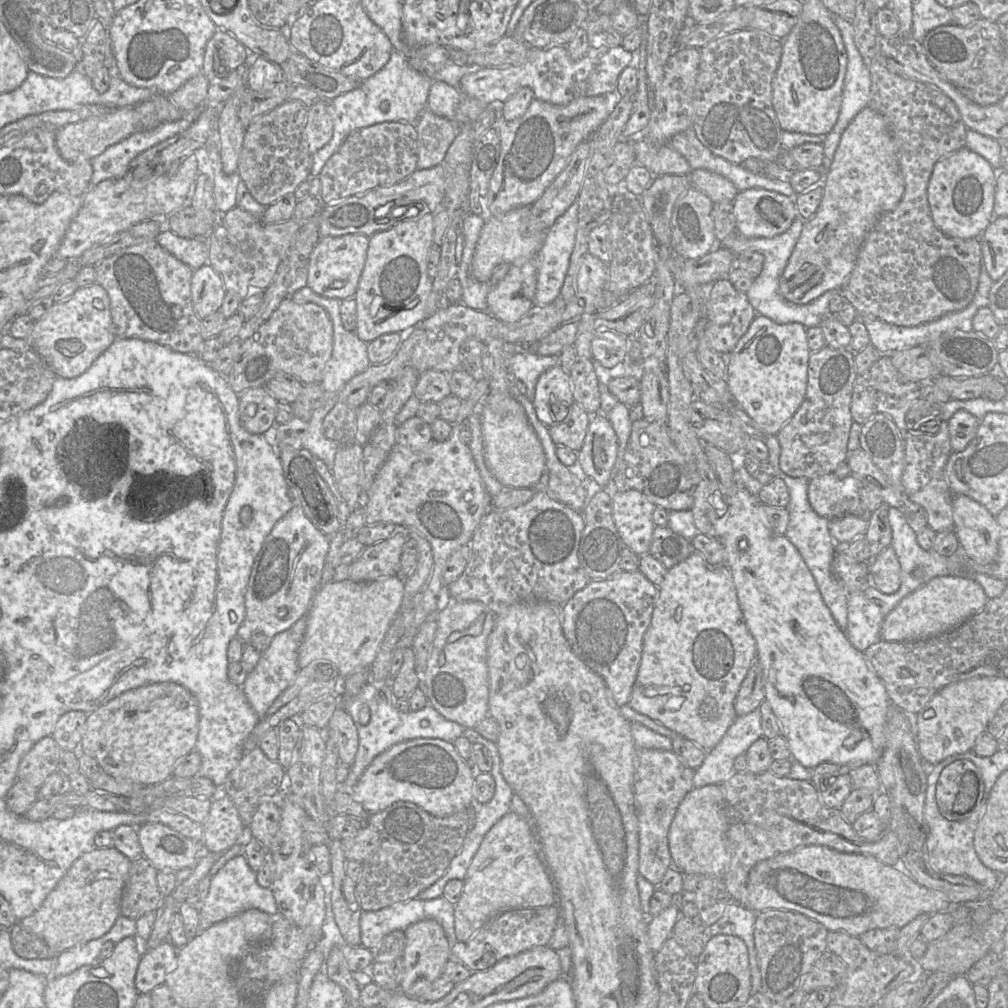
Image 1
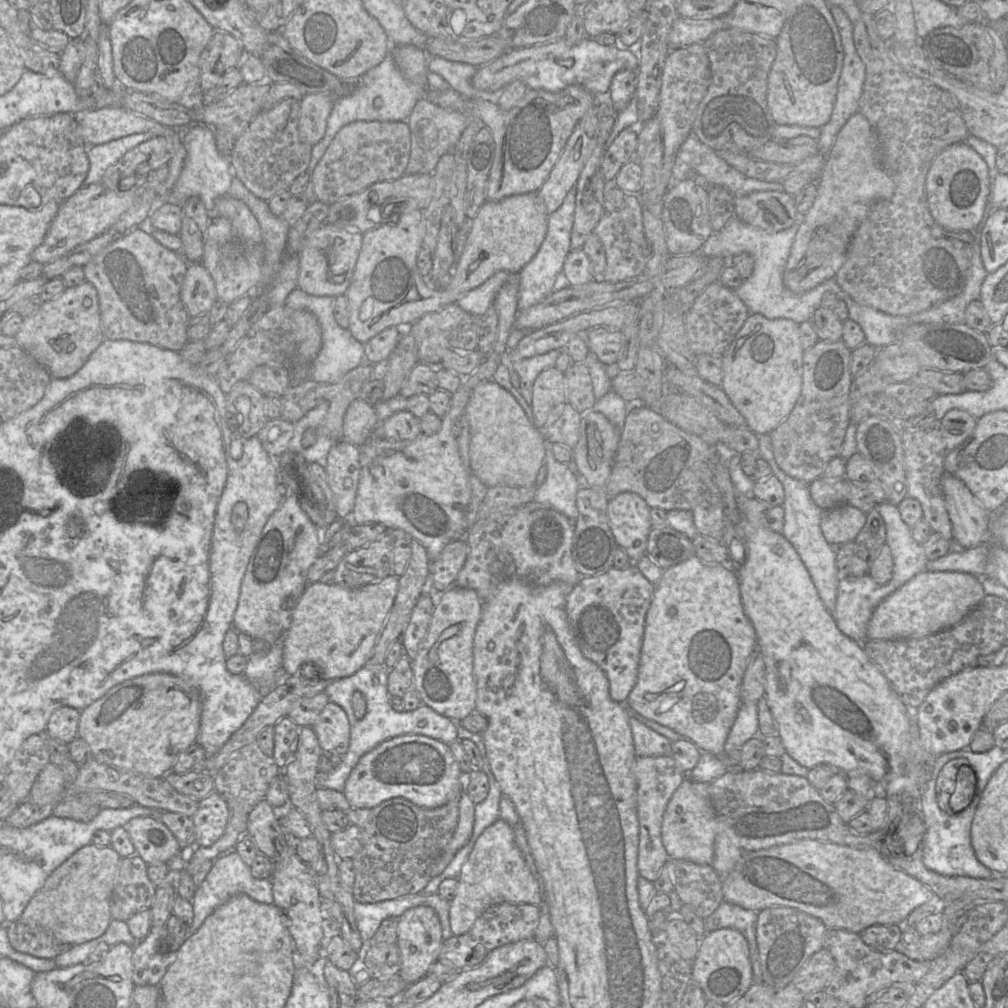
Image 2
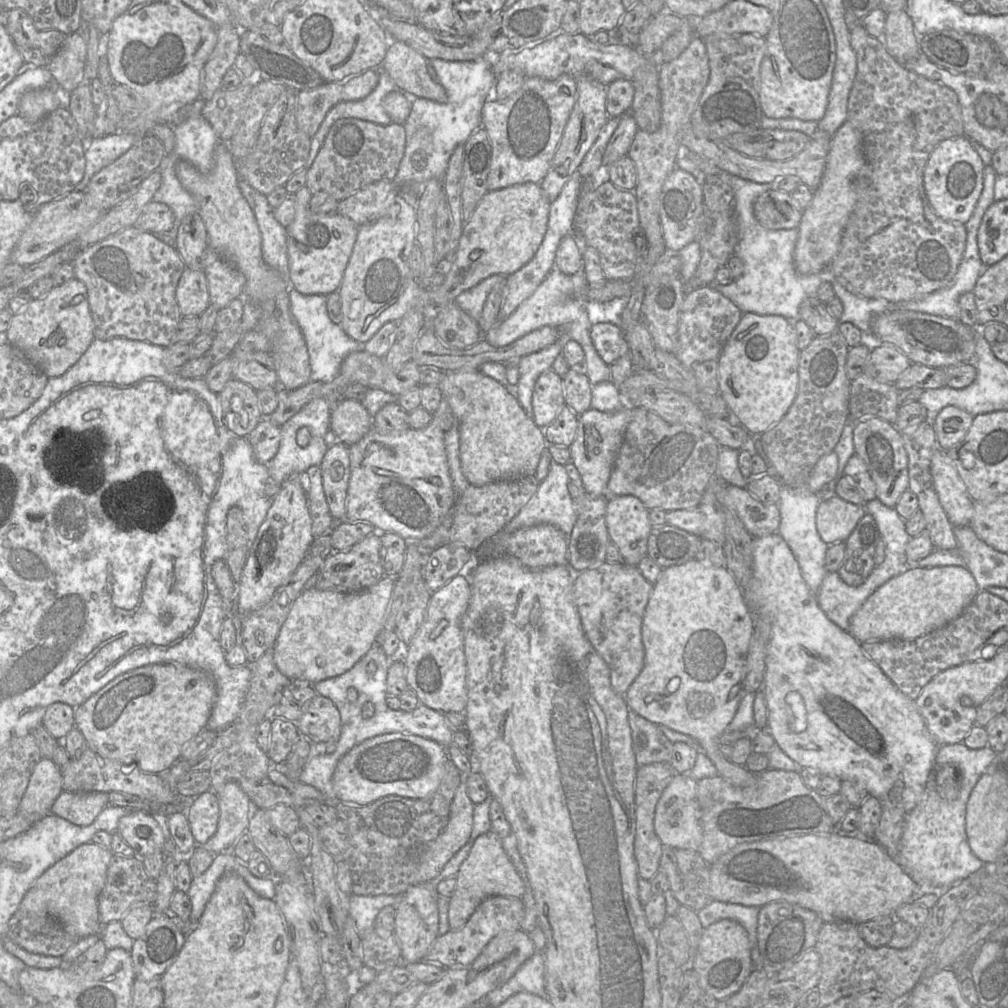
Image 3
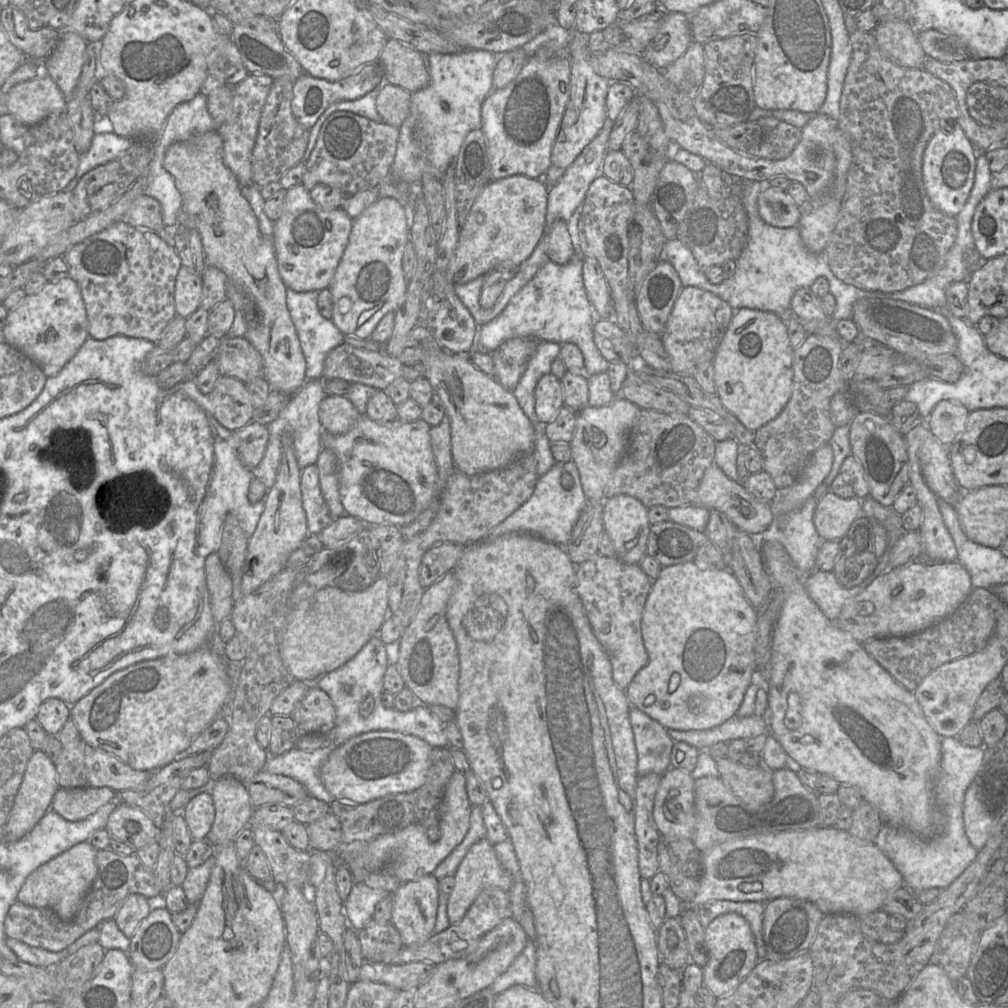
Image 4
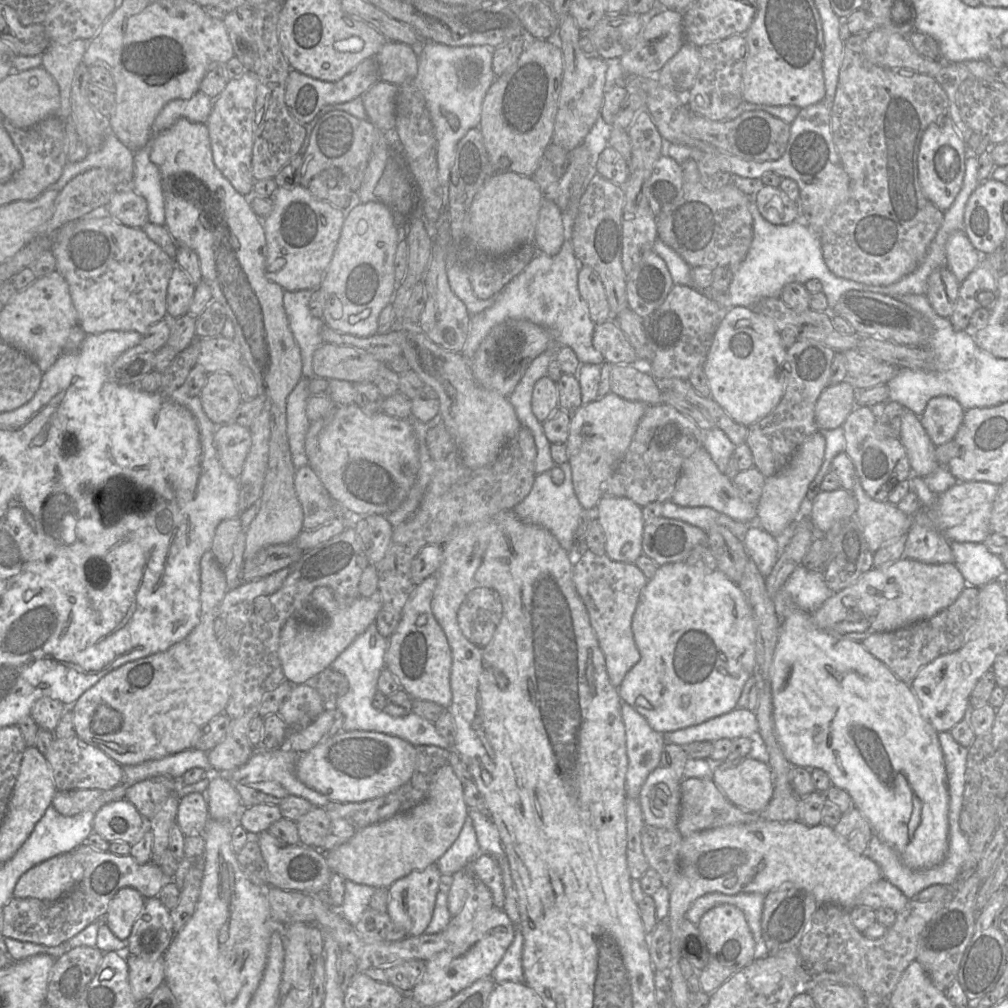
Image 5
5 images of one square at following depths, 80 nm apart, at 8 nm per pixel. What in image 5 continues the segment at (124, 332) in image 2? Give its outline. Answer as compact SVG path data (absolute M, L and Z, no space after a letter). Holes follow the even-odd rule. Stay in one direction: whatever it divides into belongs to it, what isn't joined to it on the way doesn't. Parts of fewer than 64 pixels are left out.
M104 207L94 209L90 213L63 225L54 235L51 252L56 259L56 271L65 278L69 285L72 302L78 316L78 325L86 335L99 334L109 330L134 331L143 335L151 325L167 317L167 289L173 270L177 266L176 260L168 256L141 228L128 227L118 222L106 214Z

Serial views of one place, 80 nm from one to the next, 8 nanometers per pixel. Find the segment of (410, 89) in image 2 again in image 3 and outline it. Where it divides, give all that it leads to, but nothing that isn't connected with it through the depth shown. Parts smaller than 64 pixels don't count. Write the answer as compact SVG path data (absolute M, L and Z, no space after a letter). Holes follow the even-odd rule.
M378 67L379 81L375 89L365 98L357 101L342 101L326 114L319 129L310 139L310 151L305 168L309 169L316 158L331 126L340 118L358 118L380 125L393 123L382 107L383 98L390 92L399 90L389 74Z

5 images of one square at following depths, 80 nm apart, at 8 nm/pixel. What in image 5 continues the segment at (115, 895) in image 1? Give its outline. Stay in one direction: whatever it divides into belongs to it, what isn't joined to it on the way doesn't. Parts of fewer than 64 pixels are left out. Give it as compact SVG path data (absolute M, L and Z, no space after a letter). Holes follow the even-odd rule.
M73 852L46 860L26 871L14 887L14 897L54 901L68 893L83 877L84 869Z

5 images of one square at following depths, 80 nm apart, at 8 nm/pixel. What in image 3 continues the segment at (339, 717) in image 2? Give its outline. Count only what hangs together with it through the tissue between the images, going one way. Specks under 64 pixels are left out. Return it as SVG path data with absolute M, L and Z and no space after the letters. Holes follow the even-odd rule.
M319 694L305 703L303 714L294 723L300 736L311 743L337 743L342 727L340 713L335 704Z

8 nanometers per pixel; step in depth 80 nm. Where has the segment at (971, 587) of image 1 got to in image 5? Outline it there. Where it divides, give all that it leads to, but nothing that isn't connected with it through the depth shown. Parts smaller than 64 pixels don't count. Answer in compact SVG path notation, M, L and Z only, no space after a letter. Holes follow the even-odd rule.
M901 559L886 566L873 568L853 585L833 593L811 613L811 617L819 629L835 638L862 642L872 634L895 631L933 617L952 605L966 586L965 579L954 563L925 564Z

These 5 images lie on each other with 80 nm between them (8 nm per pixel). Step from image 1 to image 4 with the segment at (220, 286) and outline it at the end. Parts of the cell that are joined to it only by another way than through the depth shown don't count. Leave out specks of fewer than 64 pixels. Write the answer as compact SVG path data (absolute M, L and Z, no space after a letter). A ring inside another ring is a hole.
M182 266L176 277L175 309L177 316L187 318L201 307L202 275Z

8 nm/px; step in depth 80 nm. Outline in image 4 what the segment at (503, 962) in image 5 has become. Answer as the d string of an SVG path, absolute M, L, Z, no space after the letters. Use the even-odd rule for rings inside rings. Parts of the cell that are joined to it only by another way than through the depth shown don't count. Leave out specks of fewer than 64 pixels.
M528 939L523 951L514 959L508 969L497 977L492 984L491 988L494 995L514 985L522 985L530 989L537 989L535 965L535 942Z

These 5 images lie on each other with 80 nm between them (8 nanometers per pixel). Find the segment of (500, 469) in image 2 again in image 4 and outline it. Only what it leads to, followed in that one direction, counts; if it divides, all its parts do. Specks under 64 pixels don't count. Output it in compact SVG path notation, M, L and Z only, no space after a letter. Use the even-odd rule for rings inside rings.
M444 351L423 362L424 378L431 384L443 402L449 419L452 457L455 467L468 476L504 468L522 455L534 452L535 429L523 412L512 391L502 386L494 377L480 371L470 360L469 353Z

